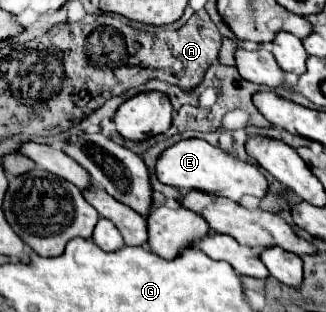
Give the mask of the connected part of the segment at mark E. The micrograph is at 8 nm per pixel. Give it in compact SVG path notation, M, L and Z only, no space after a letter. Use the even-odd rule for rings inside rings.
M181 139L179 143L167 147L155 163L155 175L161 183L173 185L181 193L197 189L197 191L229 197L231 201L239 201L243 195L263 197L267 191L267 181L253 163L239 161L229 153L209 145L203 139Z

